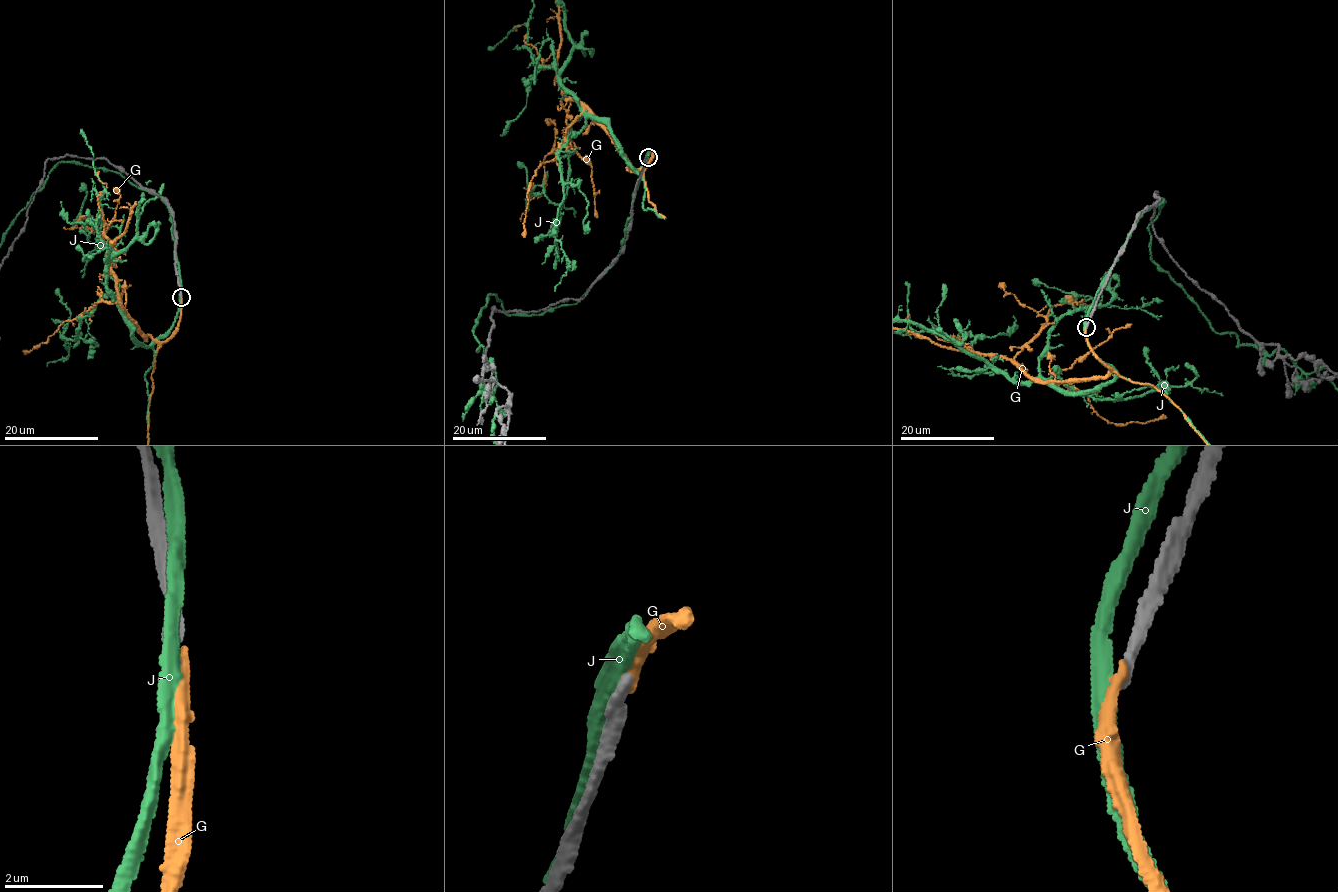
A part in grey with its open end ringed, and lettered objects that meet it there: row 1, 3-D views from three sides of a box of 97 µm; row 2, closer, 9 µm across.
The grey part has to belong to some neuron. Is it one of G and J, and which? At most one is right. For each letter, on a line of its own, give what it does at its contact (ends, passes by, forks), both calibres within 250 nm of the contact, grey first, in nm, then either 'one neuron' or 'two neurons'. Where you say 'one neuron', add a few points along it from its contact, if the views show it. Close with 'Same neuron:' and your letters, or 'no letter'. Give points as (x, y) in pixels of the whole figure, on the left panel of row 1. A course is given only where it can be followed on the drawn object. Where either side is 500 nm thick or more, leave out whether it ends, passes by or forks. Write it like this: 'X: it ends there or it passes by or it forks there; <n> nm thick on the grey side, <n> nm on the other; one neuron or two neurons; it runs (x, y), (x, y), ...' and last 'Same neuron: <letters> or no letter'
G: it ends there; 280 nm thick on the grey side, 200 nm on the other; one neuron
J: it passes by; 240 nm thick on the grey side, 280 nm on the other; two neurons
Same neuron: G

